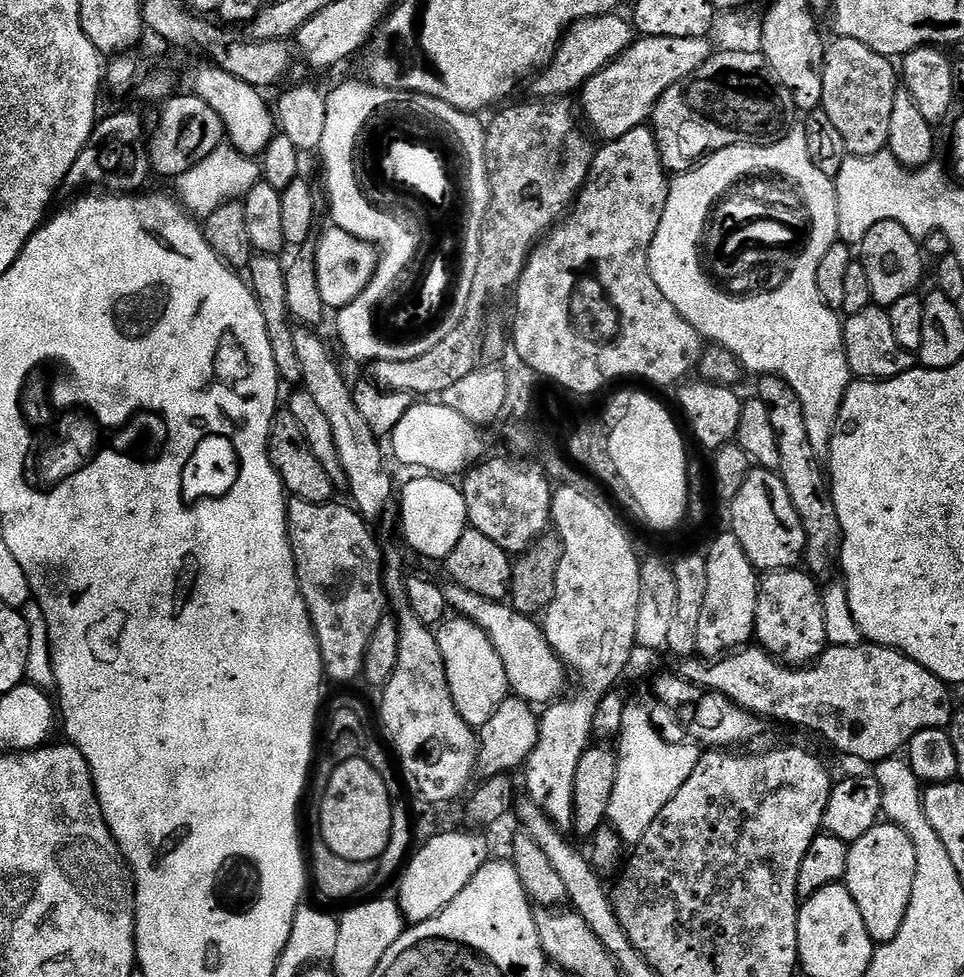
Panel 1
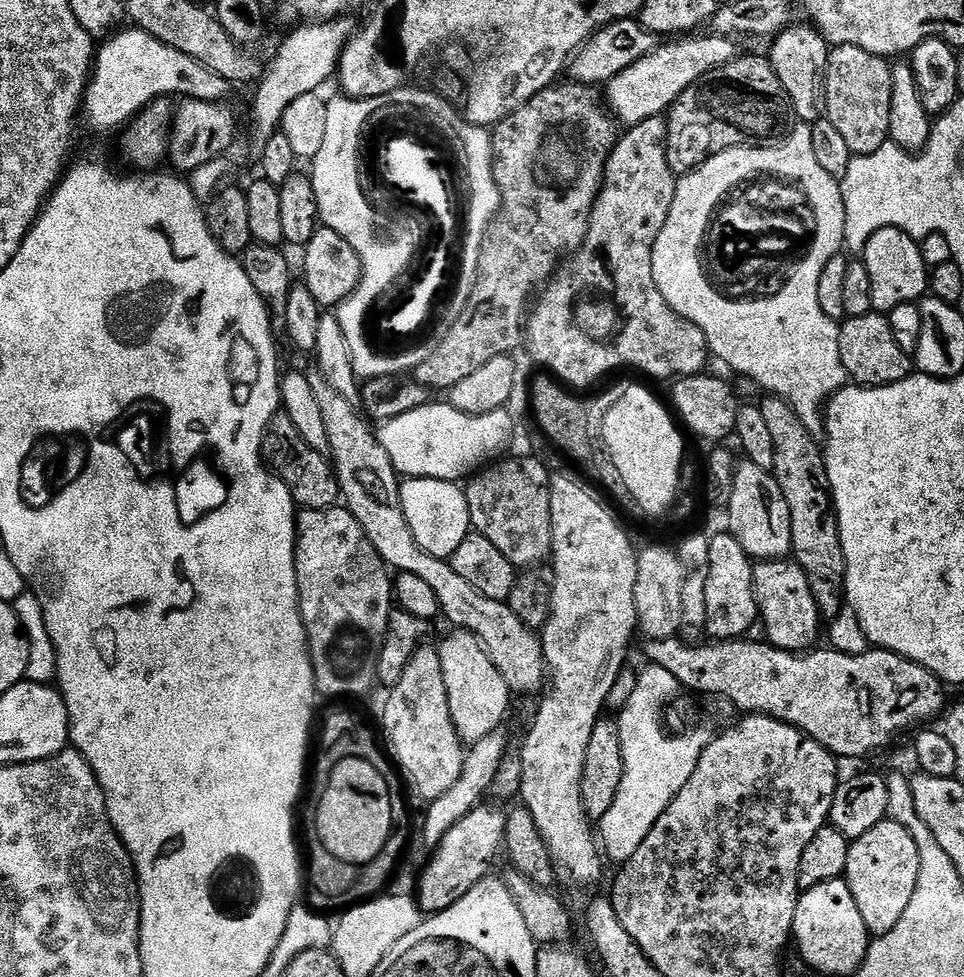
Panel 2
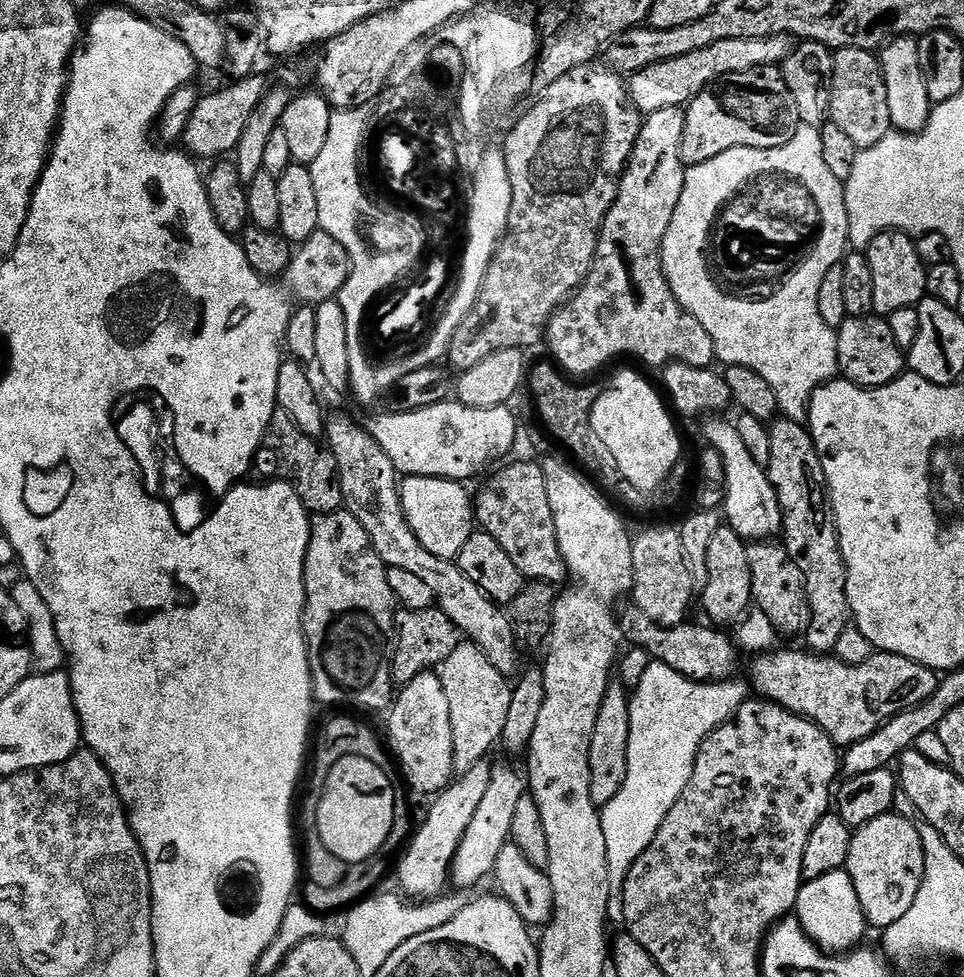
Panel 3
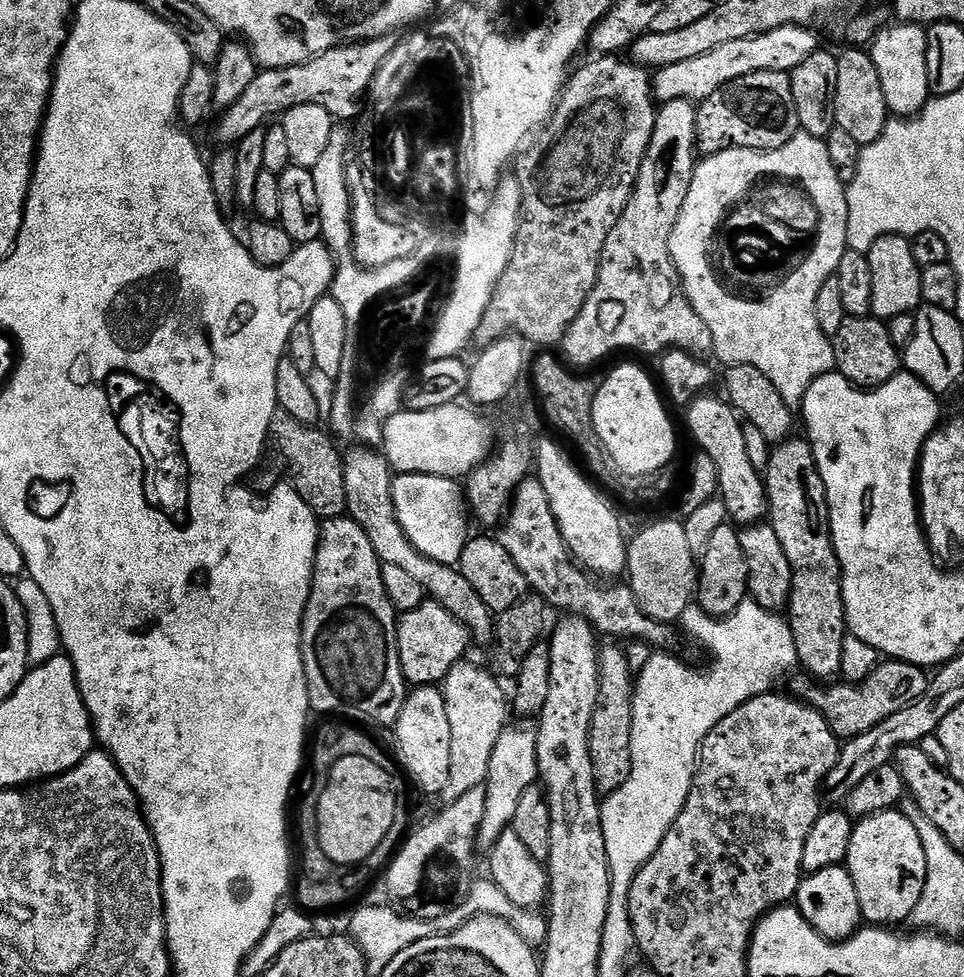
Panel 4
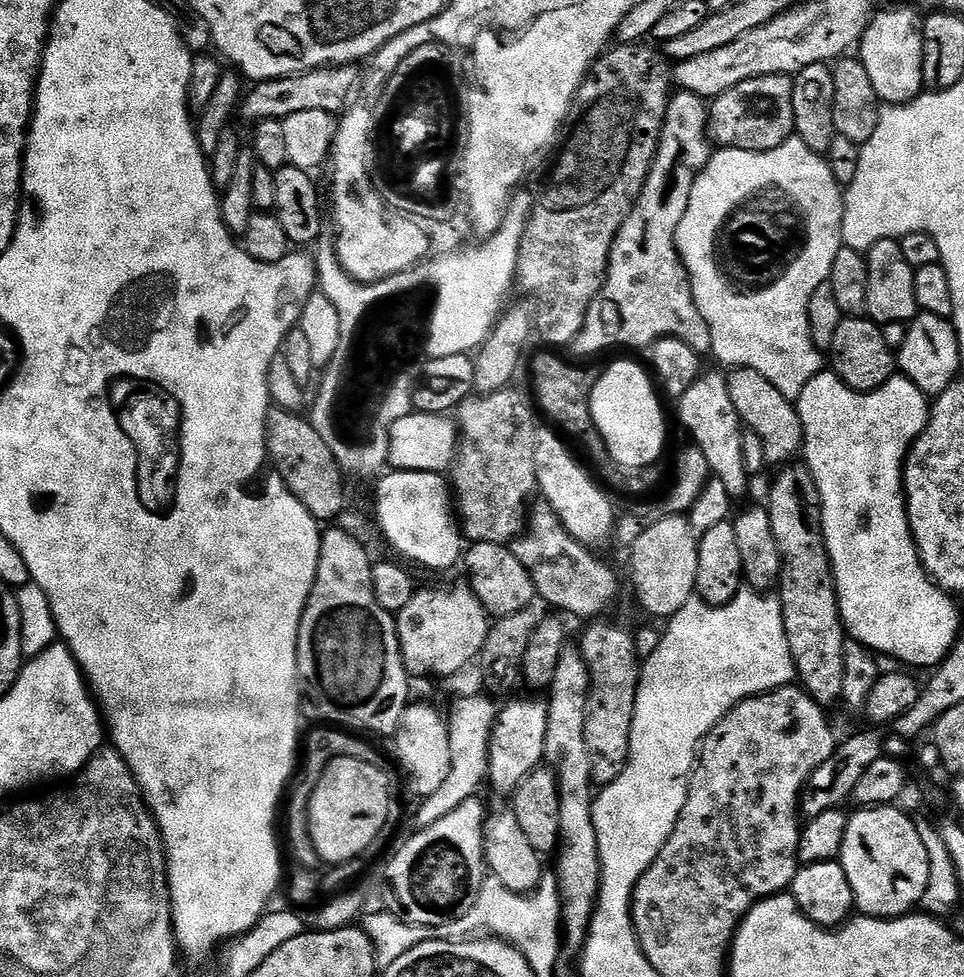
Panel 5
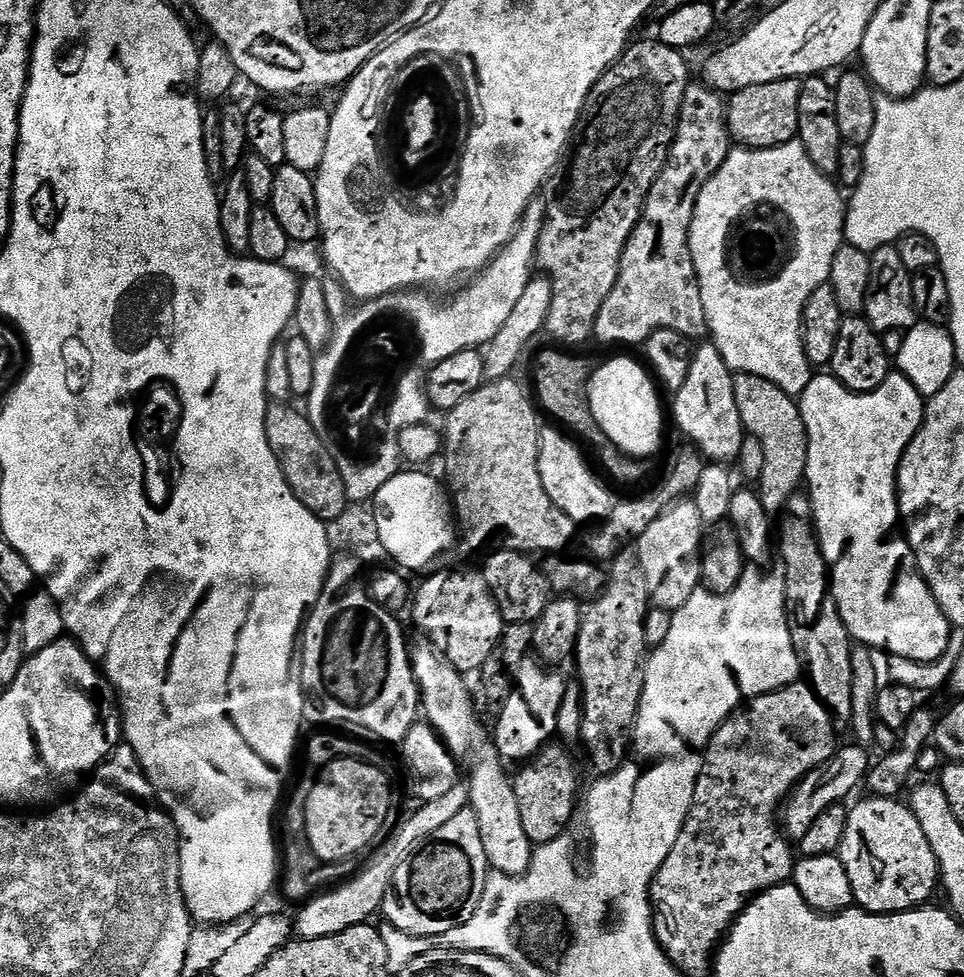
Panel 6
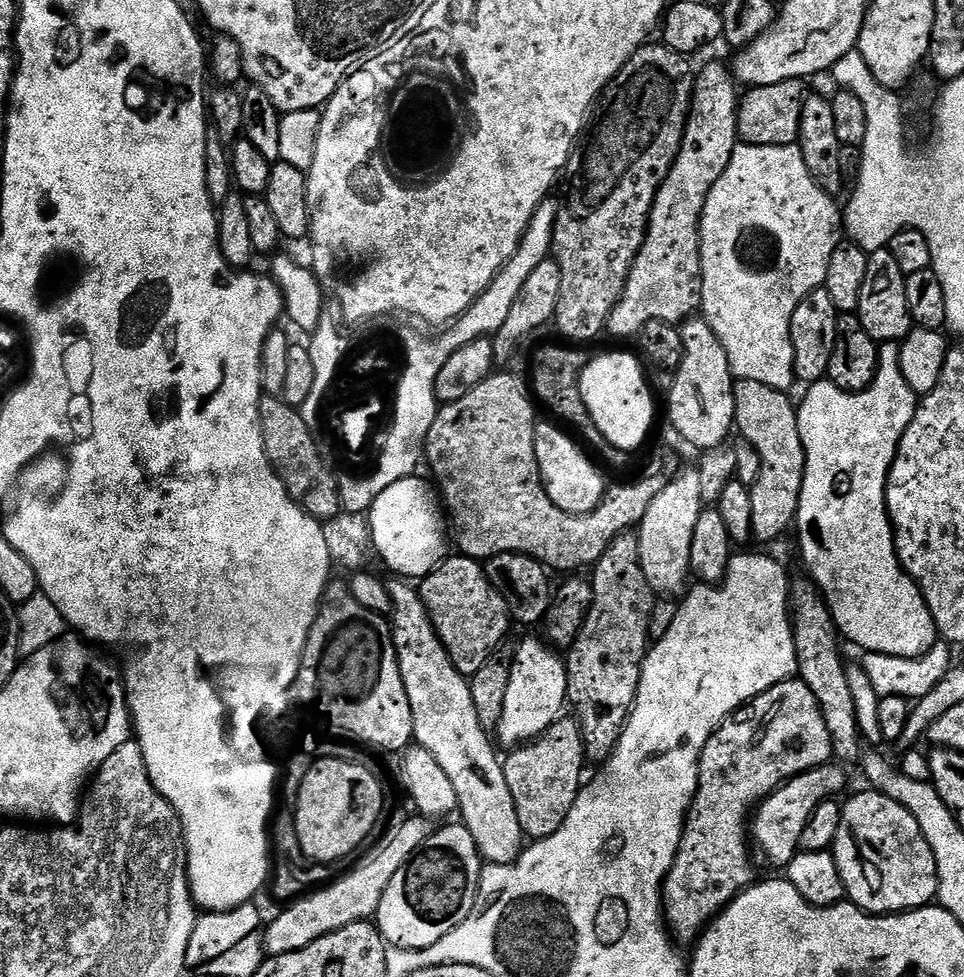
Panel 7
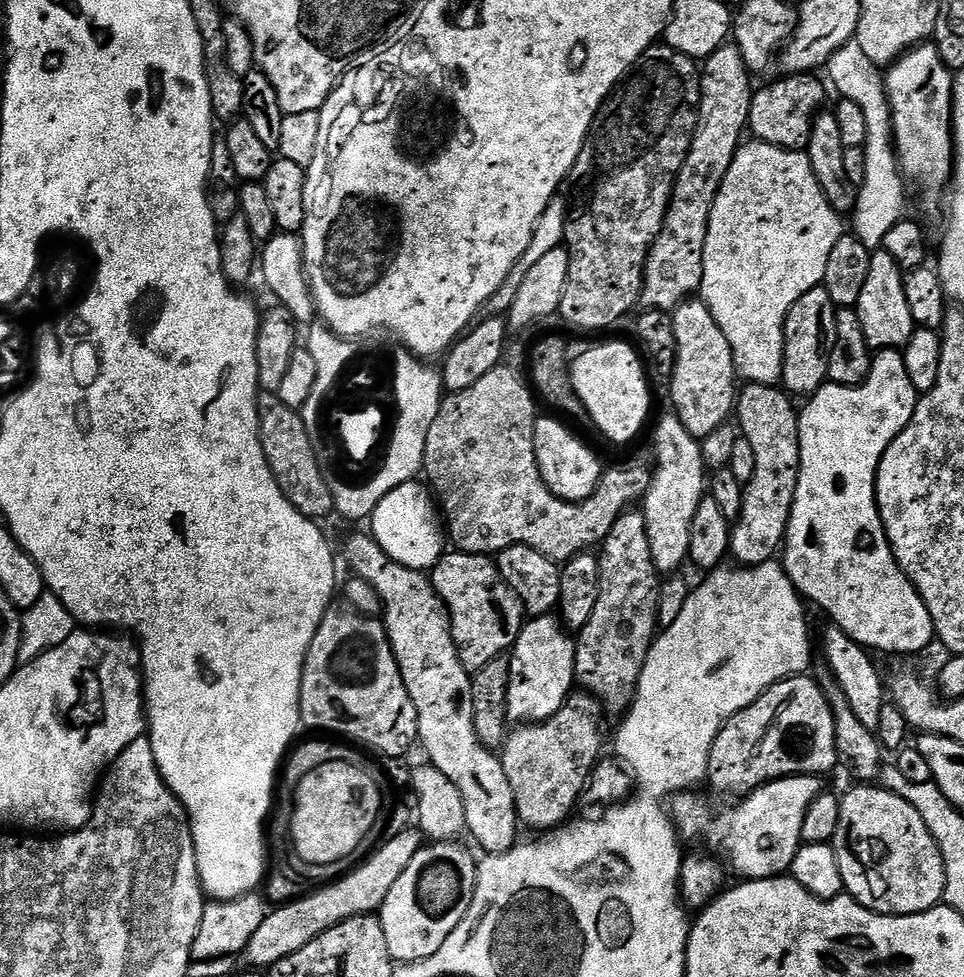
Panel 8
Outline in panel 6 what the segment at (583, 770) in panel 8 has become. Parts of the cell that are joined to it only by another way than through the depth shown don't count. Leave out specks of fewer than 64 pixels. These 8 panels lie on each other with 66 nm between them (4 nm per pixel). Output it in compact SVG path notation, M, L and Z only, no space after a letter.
M545 746L537 756L525 763L514 776L514 794L518 798L518 815L522 817L522 830L534 846L554 842L569 830L572 811L576 808L576 764L564 748Z

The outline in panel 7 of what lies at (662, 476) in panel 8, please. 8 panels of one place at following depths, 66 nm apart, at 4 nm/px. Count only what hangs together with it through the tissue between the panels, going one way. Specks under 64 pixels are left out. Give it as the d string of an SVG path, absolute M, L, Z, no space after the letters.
M684 466L666 486L666 490L662 490L662 494L658 494L654 502L650 502L646 518L642 518L638 526L642 570L646 574L646 582L650 582L652 591L661 597L672 598L677 595L675 592L685 591L684 583L692 572L690 546L694 542L694 526L698 526L698 518L704 507L696 469Z

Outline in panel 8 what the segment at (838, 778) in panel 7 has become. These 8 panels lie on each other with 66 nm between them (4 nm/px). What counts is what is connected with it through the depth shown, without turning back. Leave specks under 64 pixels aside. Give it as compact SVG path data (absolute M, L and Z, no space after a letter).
M784 776L780 780L769 780L761 788L749 792L747 796L737 799L729 808L716 813L695 791L689 790L679 793L670 800L670 815L676 826L679 839L705 840L712 852L721 852L728 859L727 867L740 875L745 881L774 880L785 875L791 869L794 858L800 849L802 838L802 821L806 818L806 810L810 810L814 800L825 791L825 781L818 776Z

